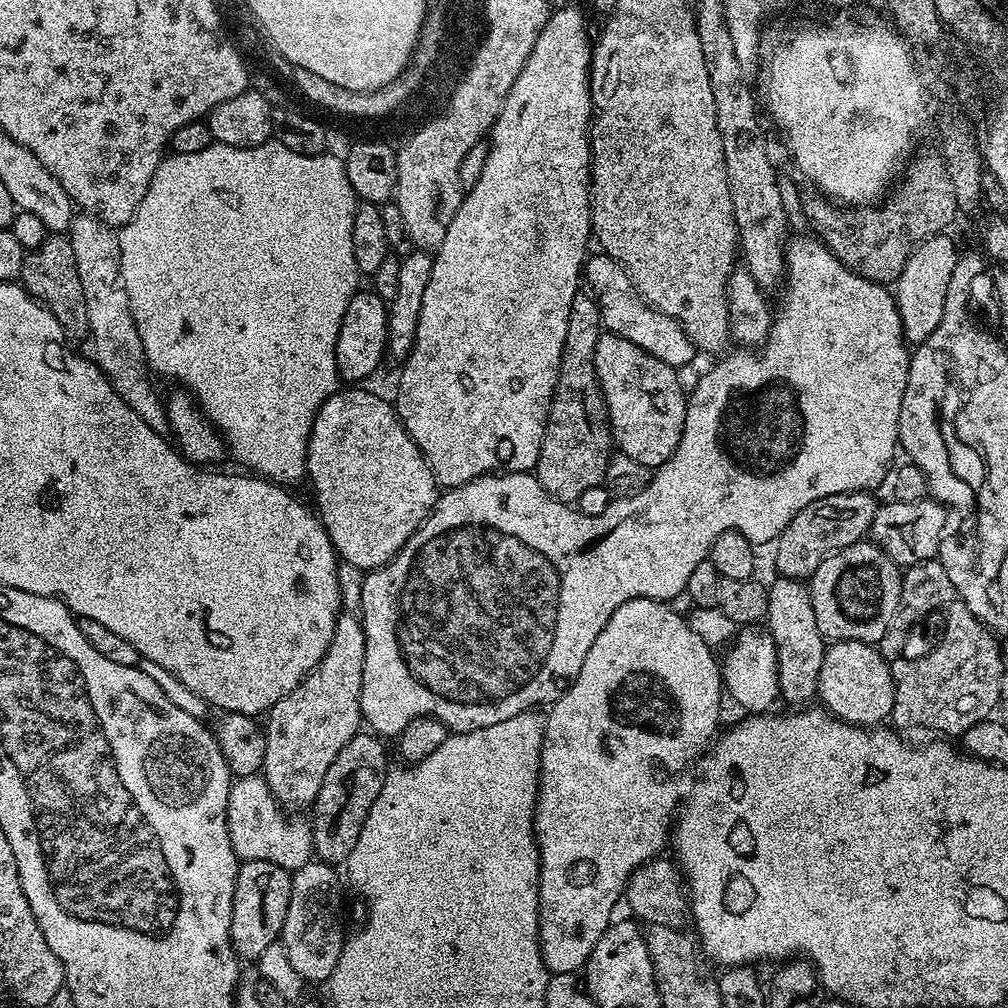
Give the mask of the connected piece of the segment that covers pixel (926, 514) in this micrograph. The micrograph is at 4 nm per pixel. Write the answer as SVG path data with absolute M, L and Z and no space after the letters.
M935 498L914 502L893 499L889 503L881 503L877 507L870 533L871 543L879 546L898 566L920 564L933 559L939 553L940 537L944 534L945 505Z

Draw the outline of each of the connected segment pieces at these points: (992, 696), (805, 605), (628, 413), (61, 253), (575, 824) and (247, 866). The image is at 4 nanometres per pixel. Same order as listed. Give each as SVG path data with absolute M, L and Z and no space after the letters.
M949 604L943 616L944 633L921 660L897 658L891 661L896 705L890 720L900 730L921 724L924 728L945 732L940 733L945 737L960 738L966 730L970 730L970 726L989 719L997 711L1000 683L1006 675L1006 668L1000 644L996 641L999 640L997 633L987 628L965 604Z
M785 576L767 585L768 614L766 629L777 648L777 676L779 695L788 706L804 706L817 695L819 671L826 647L824 635L818 630L814 618L812 593L803 580L791 580Z
M609 331L598 338L594 366L615 447L646 469L662 467L682 438L688 409L686 388L676 377L679 376L677 369L654 358L654 354L646 354L646 350L634 346L634 342Z
M49 234L42 246L31 249L25 255L19 283L35 300L48 308L50 314L54 314L65 337L76 341L89 335L90 317L86 314L86 294L82 294L82 282L78 279L78 266L74 262L74 250L67 235Z
M634 598L630 602L622 602L622 606L618 606L618 610L614 610L614 614L610 614L610 622L606 622L606 626L602 630L602 634L598 634L598 638L594 638L594 646L590 646L590 650L586 654L586 662L582 662L582 670L576 675L572 685L568 687L567 692L547 709L546 723L544 725L544 745L540 751L540 790L536 793L536 813L532 819L532 830L536 837L536 849L540 852L540 889L538 890L538 898L540 899L540 953L544 959L544 964L548 968L549 973L558 972L579 973L584 967L584 963L588 960L588 955L594 950L594 946L598 942L598 938L602 938L602 934L610 927L610 921L613 919L612 911L616 908L616 903L621 903L622 893L628 887L628 878L632 875L635 868L641 868L649 860L655 860L661 855L663 848L667 849L670 844L670 829L674 824L674 817L678 812L678 796L676 800L676 788L668 780L656 780L656 764L661 764L668 772L680 772L687 764L695 765L697 761L703 757L704 753L712 747L717 739L718 731L716 727L720 724L720 696L722 697L722 681L721 681L721 665L718 660L712 657L712 652L708 649L708 644L672 609L667 603L651 600L650 598Z
M245 860L241 863L236 875L230 922L232 948L241 961L258 961L268 946L279 941L286 922L286 910L290 906L292 875L282 866L274 866L274 862Z

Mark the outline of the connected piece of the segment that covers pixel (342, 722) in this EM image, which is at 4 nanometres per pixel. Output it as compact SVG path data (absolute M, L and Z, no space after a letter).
M341 611L334 634L318 666L266 713L266 754L262 775L274 798L285 810L304 810L322 790L322 778L338 750L361 731L360 695L364 665L364 626L359 615Z

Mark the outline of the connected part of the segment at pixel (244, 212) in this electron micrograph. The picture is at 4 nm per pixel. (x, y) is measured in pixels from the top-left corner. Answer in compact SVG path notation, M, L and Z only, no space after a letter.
M213 142L210 146L206 146L206 150L198 150L198 154L165 155L161 159L158 170L154 174L154 178L150 182L150 186L146 190L142 202L136 207L134 218L129 224L125 224L123 228L119 229L118 232L120 238L120 277L124 283L126 294L130 298L130 310L132 311L132 317L136 323L138 334L142 338L144 358L148 362L149 369L157 377L159 377L158 375L169 376L170 379L177 380L180 383L177 385L183 386L196 397L200 411L208 417L209 422L224 437L227 451L230 453L230 456L233 456L244 467L241 469L247 470L249 473L255 474L265 480L271 480L272 483L281 486L293 486L292 484L298 483L300 479L302 481L305 479L308 470L308 439L312 433L312 421L316 419L318 410L328 401L328 397L333 396L342 384L340 371L336 365L338 330L342 326L342 314L346 314L346 306L350 302L350 298L358 291L358 284L356 284L358 269L354 262L354 242L352 241L352 227L354 226L354 214L356 213L358 197L356 191L350 186L350 178L346 178L343 159L339 155L337 157L328 155L307 156L306 154L294 154L294 150L290 150L286 146L275 142L269 142L262 146L254 146L253 148L235 148L234 146L226 146L225 144Z

